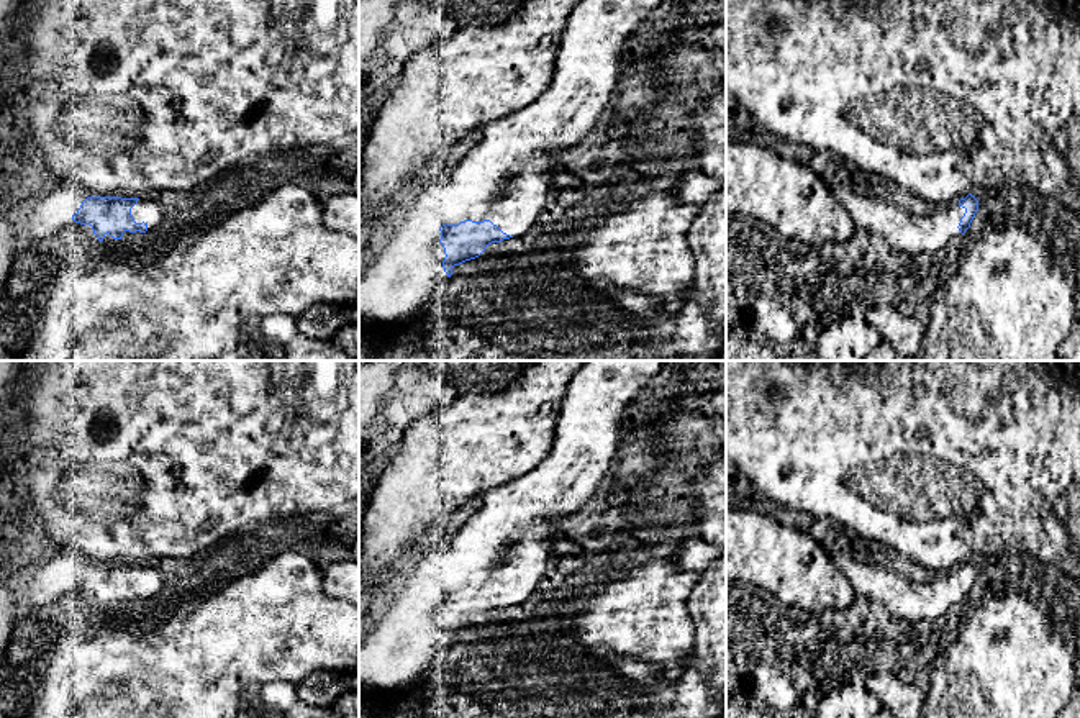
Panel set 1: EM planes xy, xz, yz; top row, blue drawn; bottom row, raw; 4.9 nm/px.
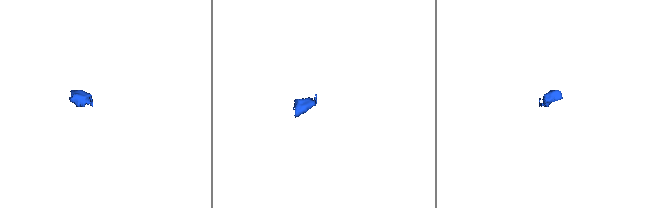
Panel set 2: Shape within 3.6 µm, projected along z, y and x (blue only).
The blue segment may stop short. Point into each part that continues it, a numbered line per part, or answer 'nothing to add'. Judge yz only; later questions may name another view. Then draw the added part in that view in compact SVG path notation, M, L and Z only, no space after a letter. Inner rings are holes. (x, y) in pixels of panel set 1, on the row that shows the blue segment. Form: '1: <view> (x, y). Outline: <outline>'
1: yz (913, 233). Outline: M829 185L839 198L860 236L882 236L890 246L910 254L936 251L960 238L960 218L965 208L954 200L939 205L929 215L914 215L880 198L869 198L844 187Z

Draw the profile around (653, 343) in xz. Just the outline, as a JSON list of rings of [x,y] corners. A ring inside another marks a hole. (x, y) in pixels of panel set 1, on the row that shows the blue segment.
[[[660,308],[642,321],[636,334],[636,357],[628,361],[701,361],[705,346],[705,323],[695,323],[695,334],[685,348],[672,346],[669,339],[669,310]]]

